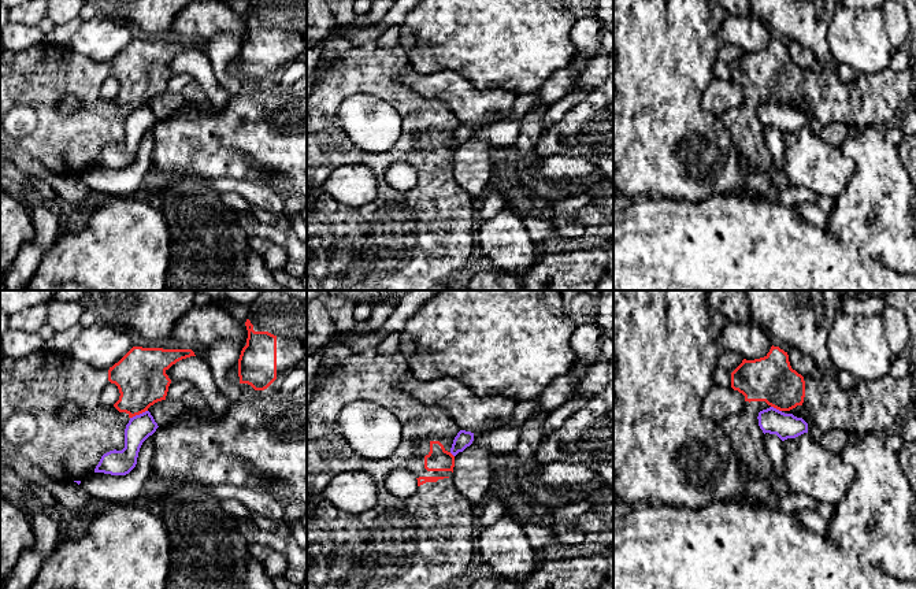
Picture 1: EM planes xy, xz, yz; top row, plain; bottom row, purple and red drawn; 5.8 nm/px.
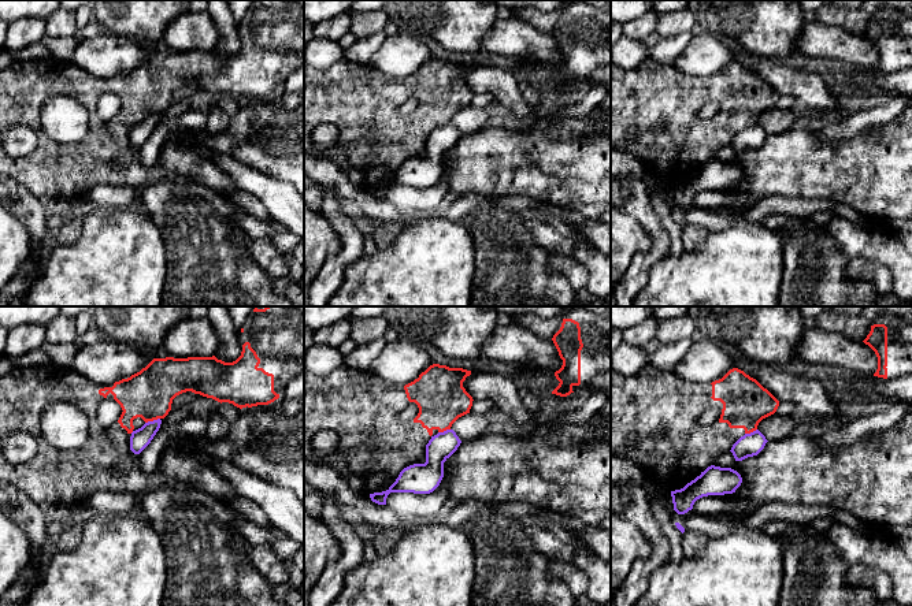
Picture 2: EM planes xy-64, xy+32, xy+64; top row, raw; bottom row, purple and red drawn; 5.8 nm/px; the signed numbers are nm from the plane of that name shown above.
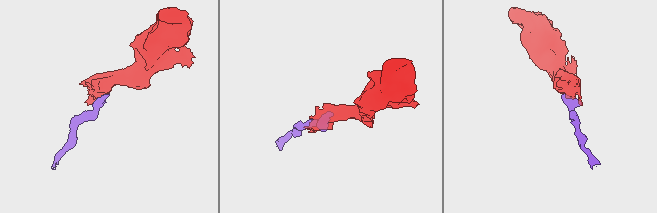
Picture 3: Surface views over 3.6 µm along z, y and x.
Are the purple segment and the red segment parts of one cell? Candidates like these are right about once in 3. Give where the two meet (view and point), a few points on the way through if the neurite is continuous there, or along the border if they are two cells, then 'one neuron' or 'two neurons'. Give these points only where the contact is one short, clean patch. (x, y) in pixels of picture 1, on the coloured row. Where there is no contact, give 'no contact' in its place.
xy (140, 414) | along xy (147, 410), (130, 418) | two neurons

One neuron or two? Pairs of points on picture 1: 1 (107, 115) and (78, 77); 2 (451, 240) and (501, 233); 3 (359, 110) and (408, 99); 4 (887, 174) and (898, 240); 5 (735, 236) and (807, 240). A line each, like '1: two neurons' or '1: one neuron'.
1: one neuron
2: two neurons
3: two neurons
4: one neuron
5: one neuron

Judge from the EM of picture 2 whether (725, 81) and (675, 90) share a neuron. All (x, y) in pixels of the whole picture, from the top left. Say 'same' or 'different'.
same

